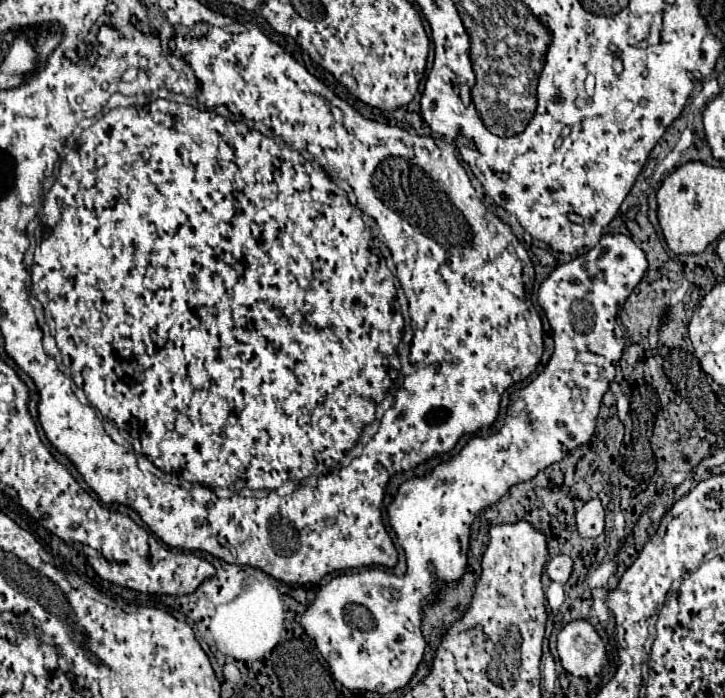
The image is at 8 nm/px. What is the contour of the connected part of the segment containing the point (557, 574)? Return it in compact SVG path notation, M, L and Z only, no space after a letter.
M559 555L559 557L553 557L549 563L547 563L547 575L551 581L559 581L559 583L565 583L571 575L571 565L573 561L567 557L567 555Z

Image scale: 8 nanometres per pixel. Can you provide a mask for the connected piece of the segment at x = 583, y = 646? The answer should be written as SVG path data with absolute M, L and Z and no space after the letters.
M585 619L569 621L557 635L561 665L575 677L595 677L607 665L607 651L595 627Z

